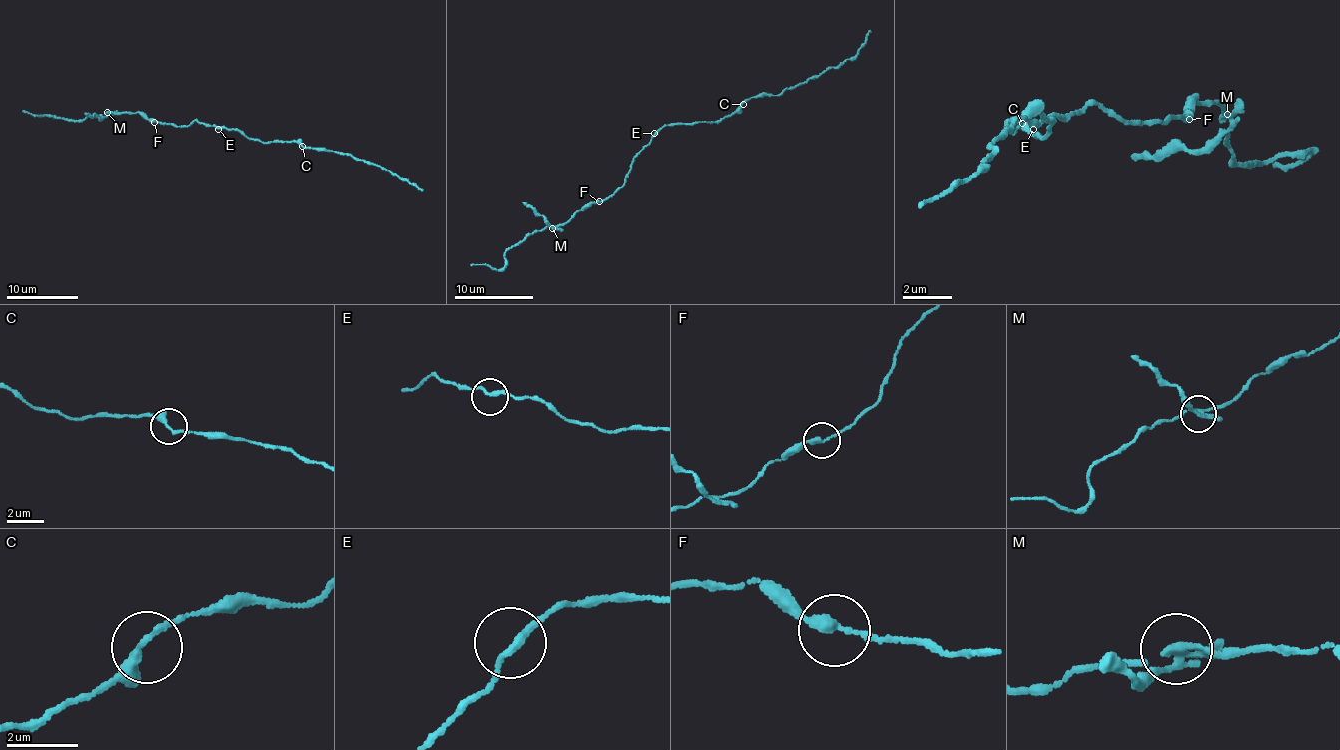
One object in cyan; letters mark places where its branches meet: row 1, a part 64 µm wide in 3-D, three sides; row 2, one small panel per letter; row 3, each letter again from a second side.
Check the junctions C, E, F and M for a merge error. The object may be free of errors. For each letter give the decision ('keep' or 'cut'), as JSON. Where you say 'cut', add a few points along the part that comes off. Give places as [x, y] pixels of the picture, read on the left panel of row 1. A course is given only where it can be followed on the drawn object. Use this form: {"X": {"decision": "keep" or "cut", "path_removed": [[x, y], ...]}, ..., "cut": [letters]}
{"C": {"decision": "keep"}, "E": {"decision": "keep"}, "F": {"decision": "keep"}, "M": {"decision": "cut", "path_removed": [[107, 112], [100, 119], [84, 113]]}, "cut": ["M"]}

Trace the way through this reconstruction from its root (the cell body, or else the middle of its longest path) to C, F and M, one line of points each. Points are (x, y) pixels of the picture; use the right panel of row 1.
C: (1041, 122), (1017, 123), (1025, 118), (1041, 137), (1054, 124), (1046, 116), (1034, 110), (1022, 123)
F: (1041, 122), (1049, 114), (1067, 119), (1088, 103), (1134, 124), (1189, 119)
M: (1041, 122), (1049, 114), (1067, 119), (1088, 103), (1134, 124), (1183, 120), (1192, 101), (1228, 113)

